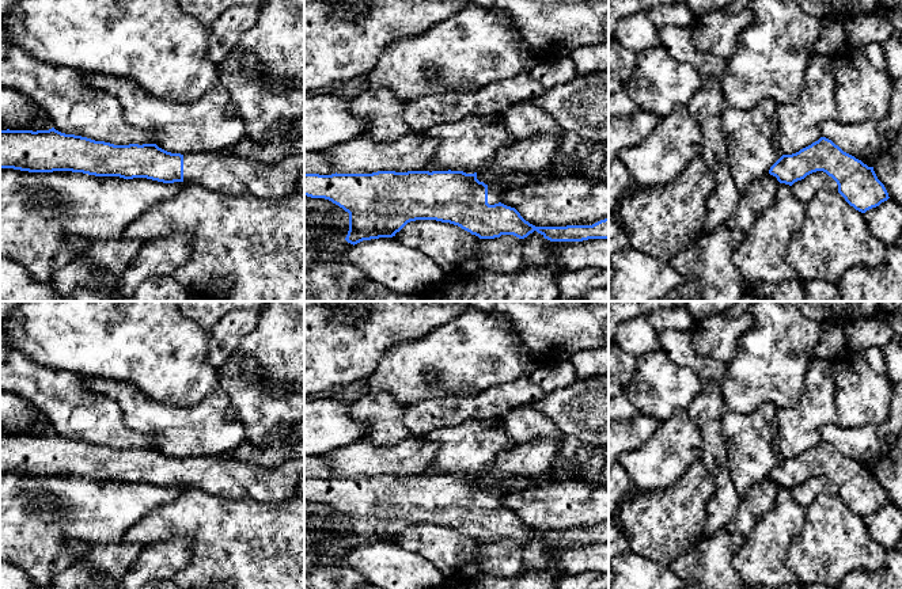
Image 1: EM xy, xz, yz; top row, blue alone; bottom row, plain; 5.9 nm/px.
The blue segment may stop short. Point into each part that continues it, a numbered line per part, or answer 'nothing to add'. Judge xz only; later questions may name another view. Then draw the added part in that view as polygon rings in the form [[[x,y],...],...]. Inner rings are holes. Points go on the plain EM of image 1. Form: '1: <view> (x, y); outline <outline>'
1: xz (496, 493); outline [[[549,468],[542,475],[531,476],[531,478],[512,478],[509,480],[504,480],[496,486],[488,487],[488,508],[494,509],[499,508],[501,499],[512,493],[512,491],[526,491],[533,487],[538,487],[546,483],[558,483],[558,478],[556,474]]]

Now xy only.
1: xy (219, 475); outline [[[226,455],[183,457],[183,487],[200,489],[227,499],[289,501],[297,497],[297,483],[303,476],[304,460],[265,468]]]

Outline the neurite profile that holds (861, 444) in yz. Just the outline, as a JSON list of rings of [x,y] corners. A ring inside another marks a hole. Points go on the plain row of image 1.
[[[826,423],[820,428],[820,438],[868,471],[878,467],[884,453],[876,425],[842,428],[837,423]]]

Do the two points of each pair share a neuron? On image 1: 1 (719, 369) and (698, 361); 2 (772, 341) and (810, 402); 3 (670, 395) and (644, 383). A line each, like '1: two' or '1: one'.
1: one
2: two
3: one

